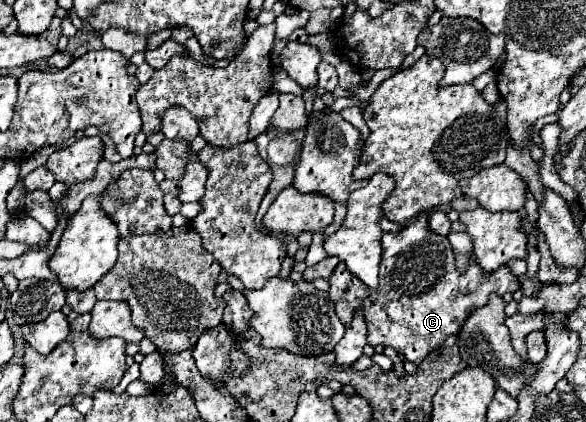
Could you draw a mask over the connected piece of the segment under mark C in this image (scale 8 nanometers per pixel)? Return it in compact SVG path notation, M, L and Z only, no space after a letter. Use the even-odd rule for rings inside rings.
M425 214L411 220L411 224L397 234L385 232L381 246L381 282L377 290L367 288L365 292L365 285L340 262L329 278L328 294L346 327L359 304L369 330L367 342L371 346L391 346L413 364L421 364L431 350L439 348L449 336L459 334L471 310L487 304L489 292L503 296L505 292L517 292L521 288L519 278L513 276L509 266L499 266L487 274L479 268L475 256L469 258L469 266L461 274L449 240L441 234L433 234Z

